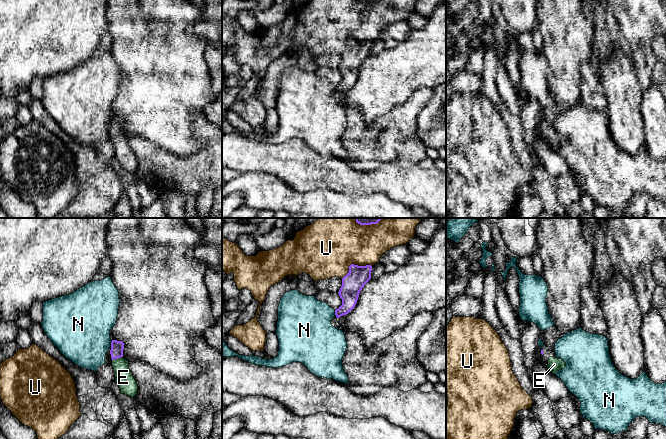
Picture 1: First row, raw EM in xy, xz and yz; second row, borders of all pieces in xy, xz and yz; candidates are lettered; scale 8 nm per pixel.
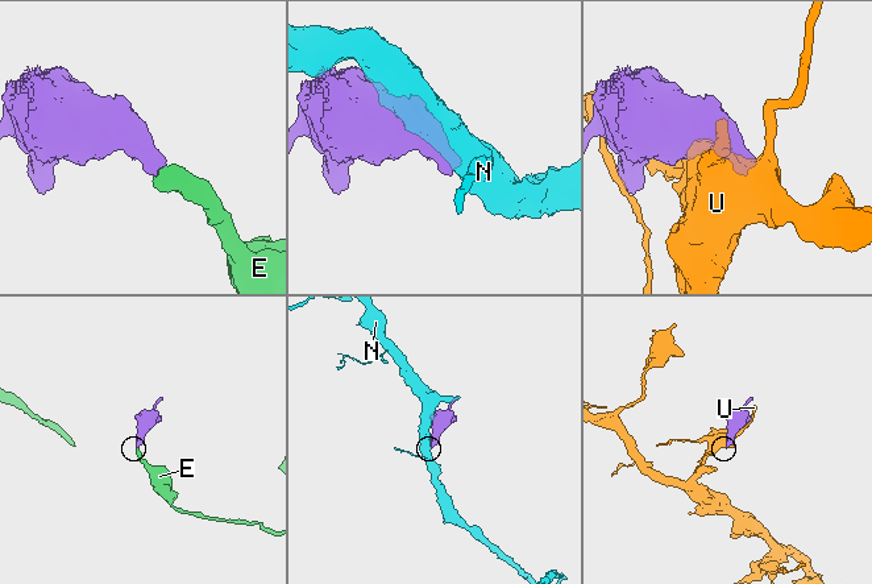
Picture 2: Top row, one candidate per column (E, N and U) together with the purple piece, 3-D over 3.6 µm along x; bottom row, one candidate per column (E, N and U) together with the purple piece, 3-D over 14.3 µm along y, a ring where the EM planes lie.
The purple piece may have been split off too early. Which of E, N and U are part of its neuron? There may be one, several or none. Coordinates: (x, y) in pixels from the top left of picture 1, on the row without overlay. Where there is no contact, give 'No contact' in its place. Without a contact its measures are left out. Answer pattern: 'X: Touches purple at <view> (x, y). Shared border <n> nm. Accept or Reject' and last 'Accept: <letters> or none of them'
E: Touches purple at xy (117, 133). Shared border 90 nm. Accept
N: Touches purple at xy (111, 119). Shared border 60 nm. Reject
U: Touches purple at xz (359, 42). Shared border 190 nm. Reject
Accept: E

